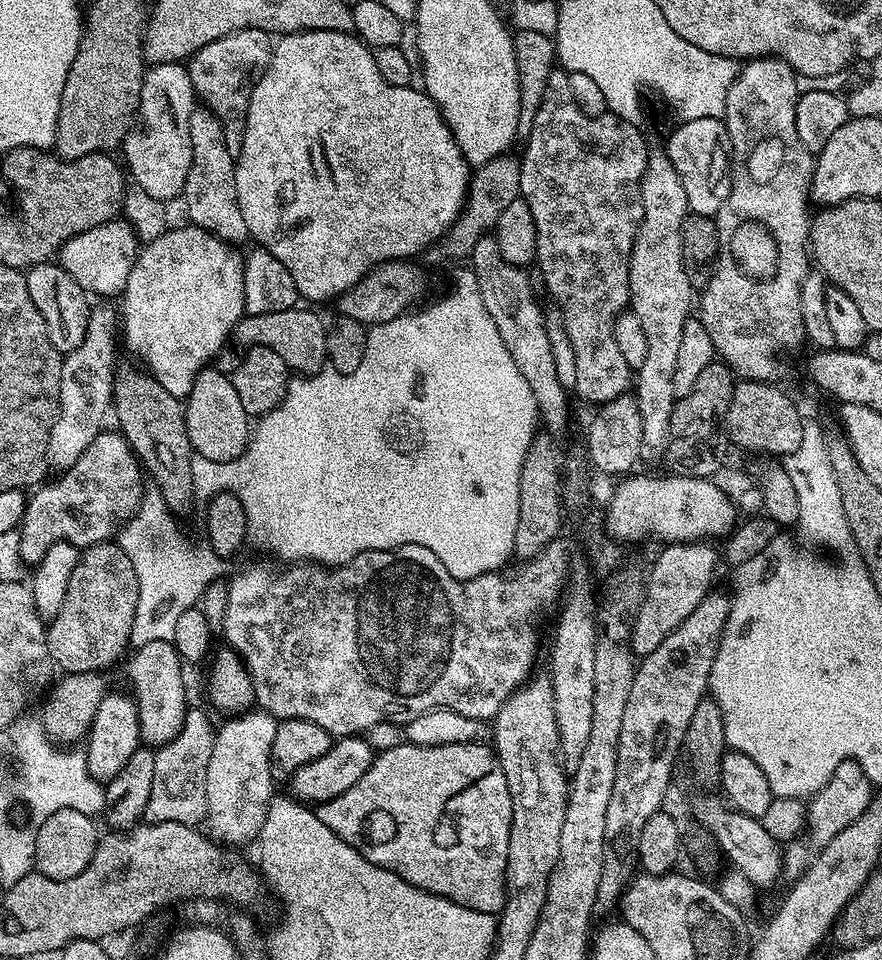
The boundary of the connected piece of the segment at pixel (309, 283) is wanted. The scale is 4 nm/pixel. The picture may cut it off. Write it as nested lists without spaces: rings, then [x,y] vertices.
[[[295,32],[293,36],[282,36],[275,41],[272,57],[268,63],[268,69],[263,72],[260,79],[252,87],[252,97],[250,98],[250,106],[246,114],[246,134],[242,138],[242,150],[240,155],[235,157],[236,161],[236,189],[238,190],[238,210],[242,210],[242,219],[248,227],[248,234],[261,248],[265,248],[270,254],[274,254],[274,258],[278,258],[278,262],[282,262],[282,266],[286,266],[286,270],[290,270],[290,278],[294,278],[297,293],[301,297],[304,296],[308,300],[329,300],[335,301],[346,290],[350,290],[350,286],[354,286],[361,280],[367,272],[377,268],[380,264],[386,264],[390,260],[405,260],[415,257],[415,252],[423,253],[425,250],[433,247],[437,242],[443,240],[448,229],[452,227],[452,223],[460,217],[460,211],[464,209],[464,202],[468,199],[468,182],[470,179],[470,167],[463,157],[462,150],[459,149],[458,142],[455,141],[454,134],[444,121],[439,107],[435,101],[427,95],[427,93],[419,88],[411,86],[390,86],[386,82],[386,78],[382,78],[382,74],[378,74],[378,66],[373,49],[369,48],[359,36],[349,34],[347,32]]]

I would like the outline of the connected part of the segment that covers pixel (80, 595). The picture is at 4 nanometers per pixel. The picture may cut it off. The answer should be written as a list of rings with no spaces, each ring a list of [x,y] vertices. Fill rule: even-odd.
[[[119,543],[91,544],[83,549],[74,574],[70,574],[62,610],[58,610],[46,628],[46,643],[53,665],[65,673],[107,670],[127,648],[129,651],[139,597],[134,562],[120,549]]]

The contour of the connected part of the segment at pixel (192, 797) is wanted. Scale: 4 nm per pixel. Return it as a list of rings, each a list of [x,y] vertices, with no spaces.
[[[198,706],[187,707],[179,734],[159,747],[155,753],[154,775],[150,788],[150,801],[143,819],[147,823],[174,821],[197,825],[206,817],[206,772],[215,736],[207,714]]]

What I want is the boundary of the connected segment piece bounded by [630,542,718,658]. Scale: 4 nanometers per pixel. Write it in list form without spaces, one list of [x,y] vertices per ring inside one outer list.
[[[693,542],[691,544],[670,544],[661,547],[656,561],[652,564],[652,573],[647,573],[644,598],[640,609],[636,612],[636,620],[632,623],[632,651],[637,657],[649,656],[690,614],[694,614],[698,602],[706,598],[713,587],[712,575],[716,572],[718,552],[711,548],[708,542]]]

